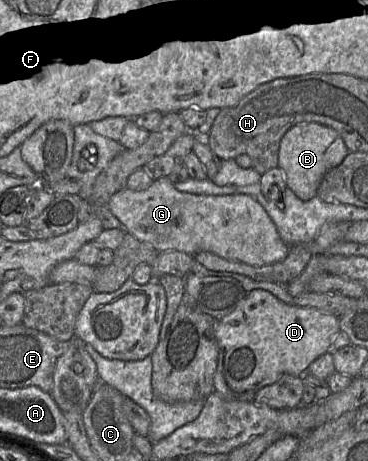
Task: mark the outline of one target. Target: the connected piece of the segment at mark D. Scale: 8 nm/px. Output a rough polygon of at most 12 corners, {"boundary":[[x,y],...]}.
{"boundary":[[249,291],[215,321],[214,391],[254,401],[331,351],[332,314]]}

